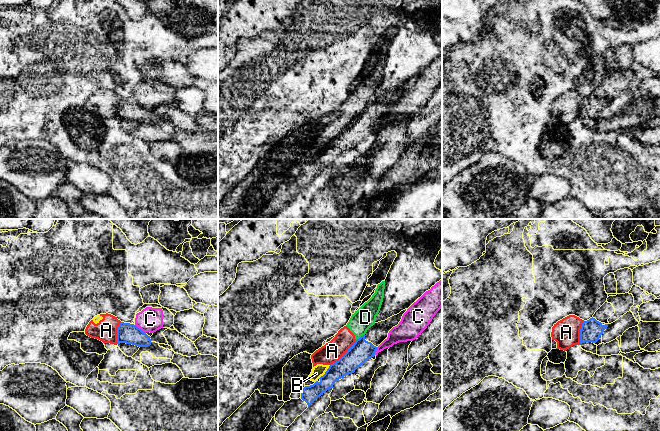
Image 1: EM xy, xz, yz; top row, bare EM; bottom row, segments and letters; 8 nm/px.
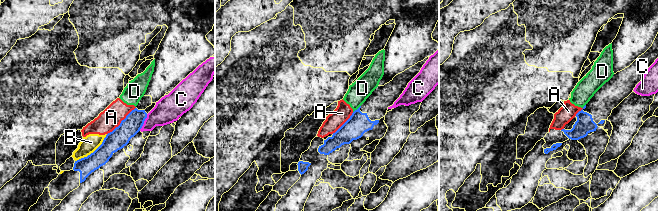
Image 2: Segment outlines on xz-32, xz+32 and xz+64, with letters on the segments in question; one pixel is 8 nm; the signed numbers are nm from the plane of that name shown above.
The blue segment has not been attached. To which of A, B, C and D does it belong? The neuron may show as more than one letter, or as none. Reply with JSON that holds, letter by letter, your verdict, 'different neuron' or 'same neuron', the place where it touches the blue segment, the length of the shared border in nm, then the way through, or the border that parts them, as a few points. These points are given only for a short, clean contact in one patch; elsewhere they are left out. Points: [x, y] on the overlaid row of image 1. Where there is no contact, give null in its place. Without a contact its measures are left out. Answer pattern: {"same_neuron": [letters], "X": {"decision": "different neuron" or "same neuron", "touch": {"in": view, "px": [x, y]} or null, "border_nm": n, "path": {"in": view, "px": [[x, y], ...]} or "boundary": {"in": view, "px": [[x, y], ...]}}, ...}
{"same_neuron": [], "A": {"decision": "different neuron", "touch": {"in": "xz", "px": [344, 354]}, "border_nm": 300, "boundary": {"in": "xz", "px": [[356, 340], [330, 365]]}}, "B": {"decision": "different neuron", "touch": {"in": "xz", "px": [325, 372]}, "border_nm": 150, "boundary": {"in": "xz", "px": [[330, 365], [318, 378]]}}, "C": {"decision": "different neuron", "touch": {"in": "xy", "px": [139, 328]}, "border_nm": 120, "boundary": {"in": "xy", "px": [[134, 325], [145, 333]]}}, "D": {"decision": "different neuron", "touch": {"in": "xz", "px": [361, 336]}, "border_nm": 90, "boundary": {"in": "xz", "px": [[364, 334], [356, 340]]}}}

